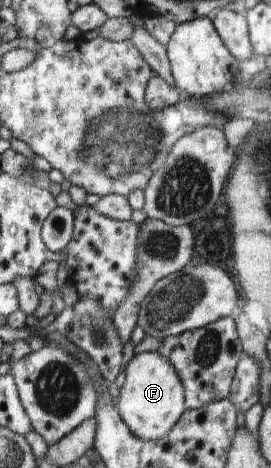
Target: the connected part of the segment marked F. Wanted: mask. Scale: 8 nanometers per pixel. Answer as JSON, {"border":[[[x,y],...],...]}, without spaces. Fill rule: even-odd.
{"border":[[[157,351],[135,353],[125,366],[125,382],[116,406],[123,422],[144,441],[163,438],[186,409],[185,386],[174,365]]]}

